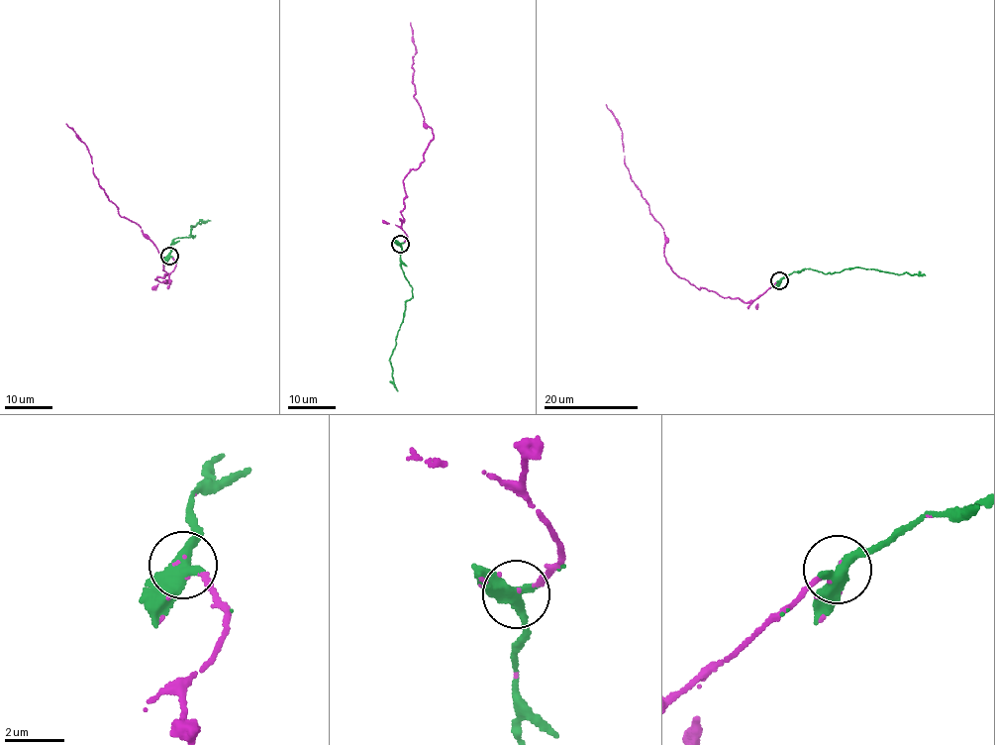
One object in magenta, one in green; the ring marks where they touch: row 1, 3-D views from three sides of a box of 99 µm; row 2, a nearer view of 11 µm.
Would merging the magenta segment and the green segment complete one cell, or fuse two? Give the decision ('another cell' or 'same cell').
same cell

